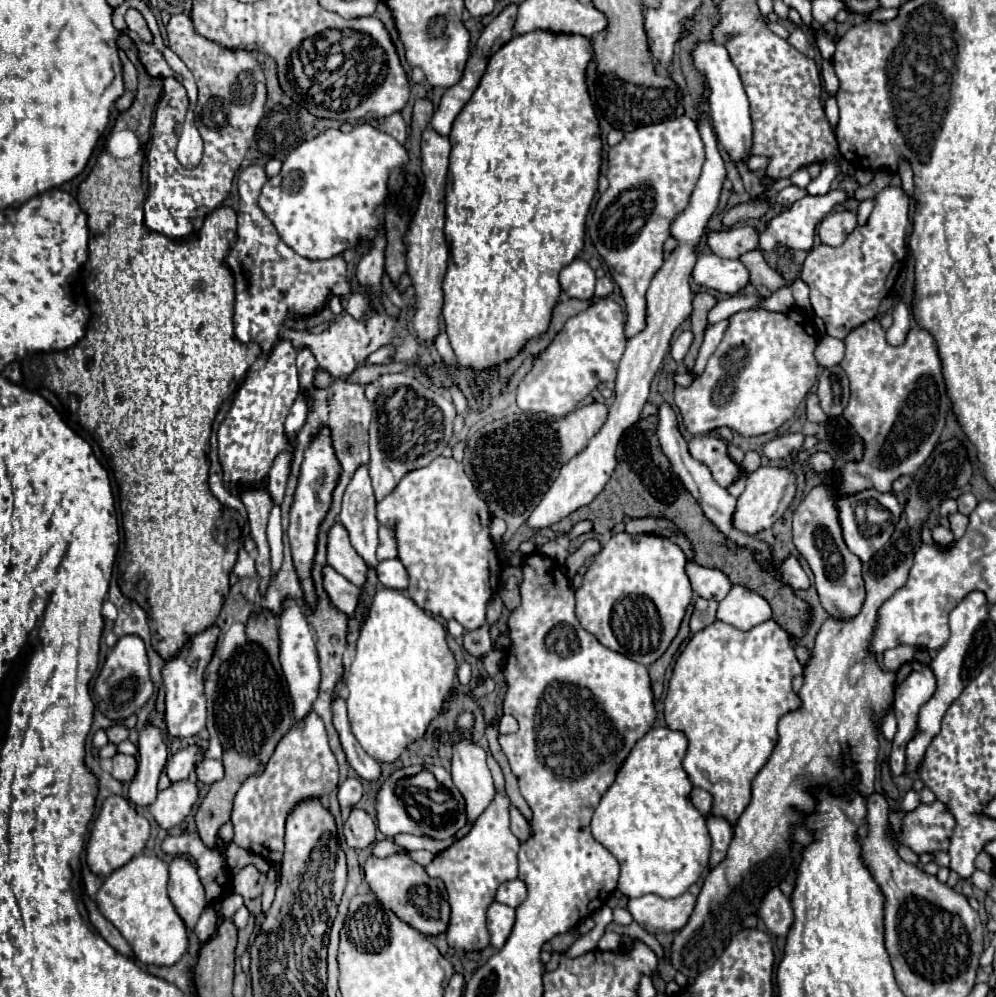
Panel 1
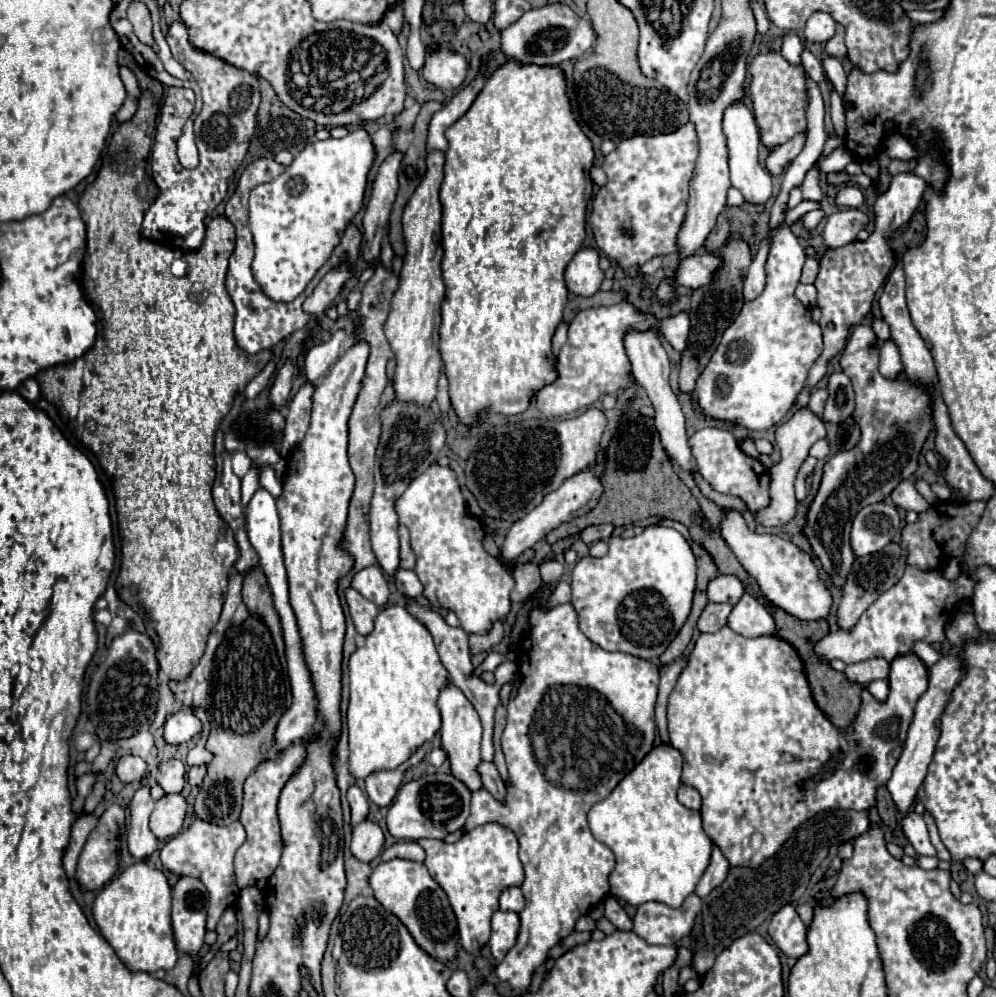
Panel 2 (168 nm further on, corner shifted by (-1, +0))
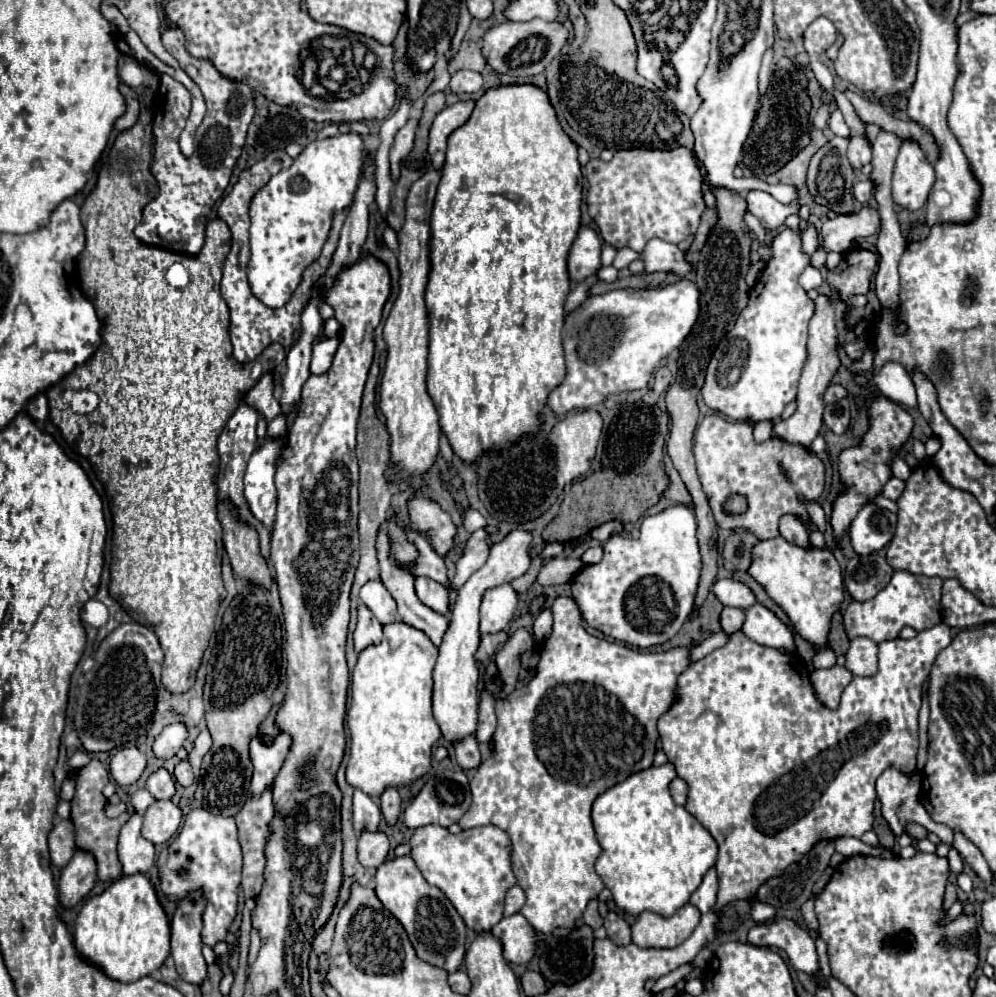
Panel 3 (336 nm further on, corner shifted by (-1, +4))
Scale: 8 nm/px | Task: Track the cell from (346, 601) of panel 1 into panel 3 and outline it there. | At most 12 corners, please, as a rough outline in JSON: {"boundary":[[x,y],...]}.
{"boundary":[[365,605],[353,633],[355,653],[383,639],[381,623]]}

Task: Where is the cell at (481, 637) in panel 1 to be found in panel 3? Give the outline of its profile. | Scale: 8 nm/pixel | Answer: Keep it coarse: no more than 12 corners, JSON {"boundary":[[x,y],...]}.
{"boundary":[[505,631],[483,635],[475,661],[485,661],[507,641]]}

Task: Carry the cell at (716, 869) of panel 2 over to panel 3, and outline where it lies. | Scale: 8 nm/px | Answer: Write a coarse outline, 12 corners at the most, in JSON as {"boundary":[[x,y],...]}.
{"boundary":[[715,869],[705,875],[689,903],[707,913],[717,901]]}

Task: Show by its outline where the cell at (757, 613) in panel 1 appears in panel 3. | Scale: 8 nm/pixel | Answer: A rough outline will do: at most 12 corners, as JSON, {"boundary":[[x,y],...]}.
{"boundary":[[761,603],[745,611],[747,639],[797,651],[793,631]]}

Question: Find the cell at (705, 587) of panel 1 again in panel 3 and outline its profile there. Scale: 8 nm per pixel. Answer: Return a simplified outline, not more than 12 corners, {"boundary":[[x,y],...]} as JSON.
{"boundary":[[735,579],[715,581],[713,593],[727,607],[749,609],[753,591]]}

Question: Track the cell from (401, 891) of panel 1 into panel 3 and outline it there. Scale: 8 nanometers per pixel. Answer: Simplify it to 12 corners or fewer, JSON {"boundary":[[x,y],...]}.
{"boundary":[[409,855],[375,873],[417,957],[455,973],[465,923]]}

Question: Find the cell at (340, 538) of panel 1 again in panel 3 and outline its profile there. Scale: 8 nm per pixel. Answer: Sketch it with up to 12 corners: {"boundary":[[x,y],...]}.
{"boundary":[[381,581],[365,583],[361,601],[381,625],[399,621]]}

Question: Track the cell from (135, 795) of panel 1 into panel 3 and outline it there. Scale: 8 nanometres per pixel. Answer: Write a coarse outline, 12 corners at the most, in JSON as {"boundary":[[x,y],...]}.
{"boundary":[[133,813],[119,835],[123,875],[147,873],[155,847],[141,837],[143,815]]}

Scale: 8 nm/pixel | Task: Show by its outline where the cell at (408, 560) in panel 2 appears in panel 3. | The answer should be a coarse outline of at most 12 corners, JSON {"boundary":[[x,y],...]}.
{"boundary":[[413,531],[407,537],[417,545],[415,575],[449,587],[443,559]]}

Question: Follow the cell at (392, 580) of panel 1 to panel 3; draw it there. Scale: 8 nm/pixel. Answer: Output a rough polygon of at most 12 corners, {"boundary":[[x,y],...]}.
{"boundary":[[417,577],[423,605],[449,613],[449,591],[433,579]]}

